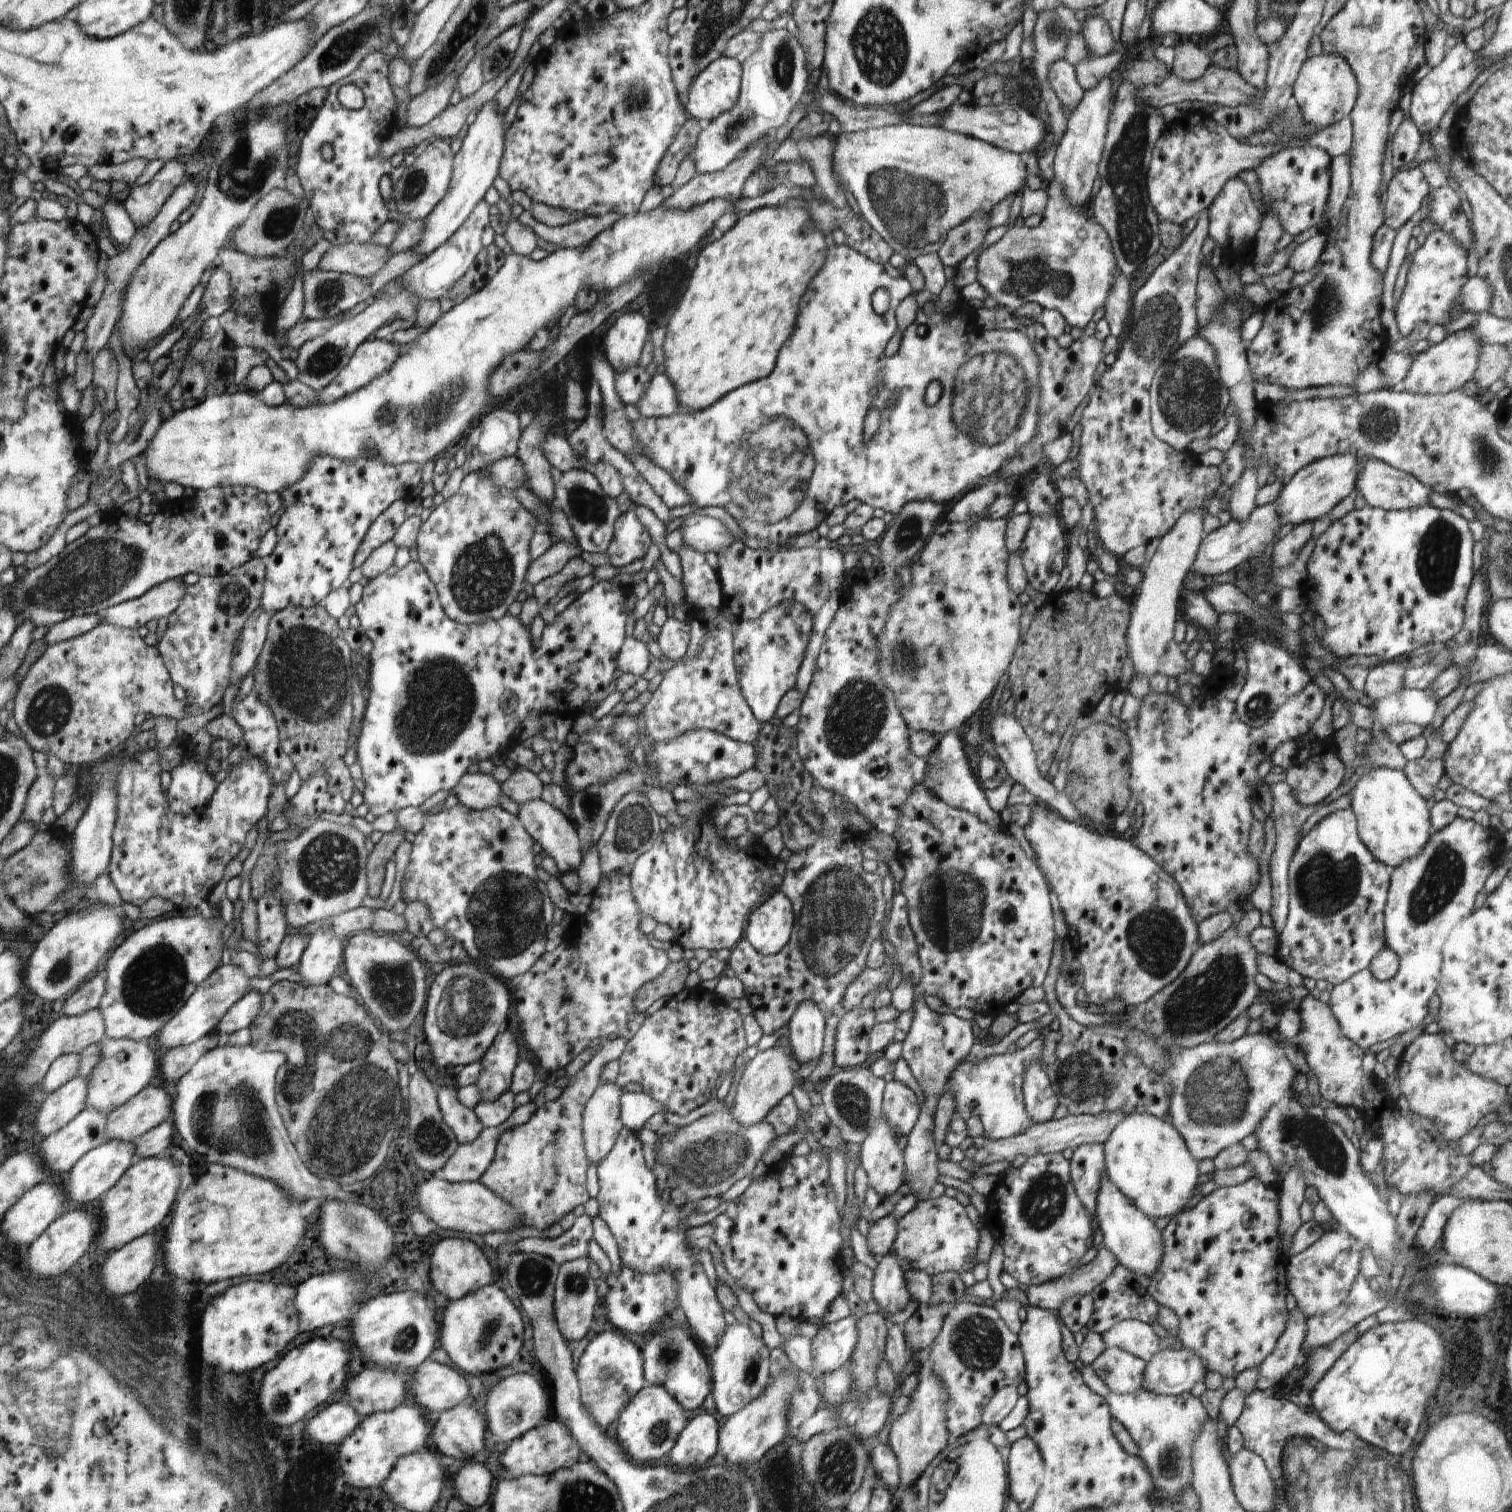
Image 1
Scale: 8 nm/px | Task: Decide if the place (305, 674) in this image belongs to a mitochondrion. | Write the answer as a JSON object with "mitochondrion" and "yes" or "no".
{"mitochondrion":"yes"}

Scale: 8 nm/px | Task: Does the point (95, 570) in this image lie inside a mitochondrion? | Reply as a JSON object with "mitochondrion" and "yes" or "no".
{"mitochondrion":"yes"}

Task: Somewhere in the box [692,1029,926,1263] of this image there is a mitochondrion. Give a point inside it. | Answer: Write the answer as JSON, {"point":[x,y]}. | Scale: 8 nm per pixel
{"point":[852,1104]}

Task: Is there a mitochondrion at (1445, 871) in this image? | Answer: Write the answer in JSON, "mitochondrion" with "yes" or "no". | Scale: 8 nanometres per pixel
{"mitochondrion":"yes"}

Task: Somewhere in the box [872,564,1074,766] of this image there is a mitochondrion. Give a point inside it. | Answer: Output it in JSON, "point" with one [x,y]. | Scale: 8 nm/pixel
{"point":[904,660]}

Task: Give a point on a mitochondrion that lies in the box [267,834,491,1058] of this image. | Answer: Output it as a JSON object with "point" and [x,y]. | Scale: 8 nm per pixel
{"point":[390,985]}

